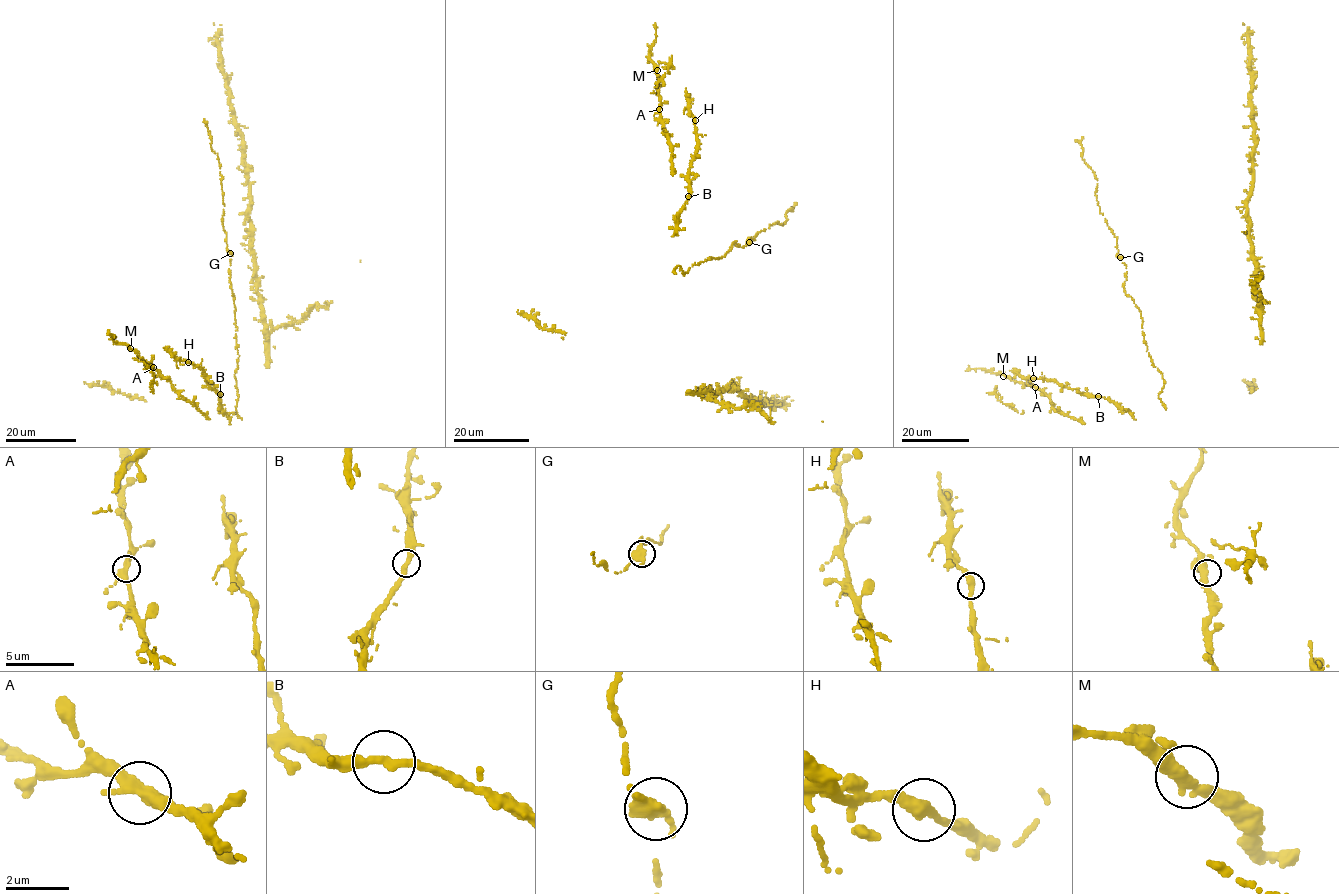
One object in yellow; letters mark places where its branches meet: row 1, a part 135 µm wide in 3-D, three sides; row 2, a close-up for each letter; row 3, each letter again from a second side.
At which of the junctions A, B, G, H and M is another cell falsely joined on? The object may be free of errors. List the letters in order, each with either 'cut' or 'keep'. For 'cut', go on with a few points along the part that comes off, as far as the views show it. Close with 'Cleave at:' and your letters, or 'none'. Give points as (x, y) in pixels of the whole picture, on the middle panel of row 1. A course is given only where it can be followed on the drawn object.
A: keep
B: keep
G: keep
H: keep
M: keep
Cleave at: none

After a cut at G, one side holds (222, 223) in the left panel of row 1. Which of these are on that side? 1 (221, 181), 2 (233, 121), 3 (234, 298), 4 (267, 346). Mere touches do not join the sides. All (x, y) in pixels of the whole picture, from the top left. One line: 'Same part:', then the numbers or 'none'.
Same part: 1, 3

